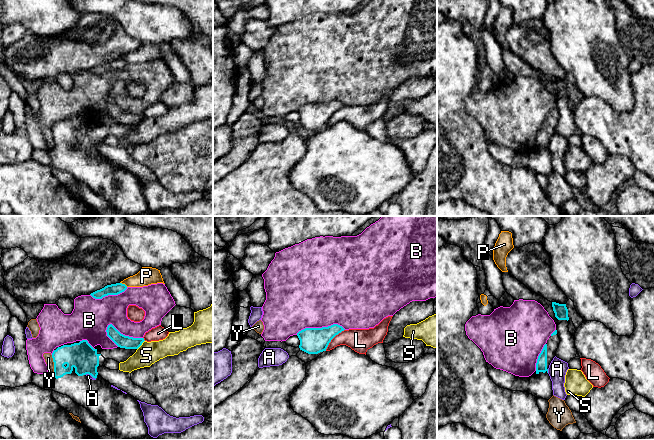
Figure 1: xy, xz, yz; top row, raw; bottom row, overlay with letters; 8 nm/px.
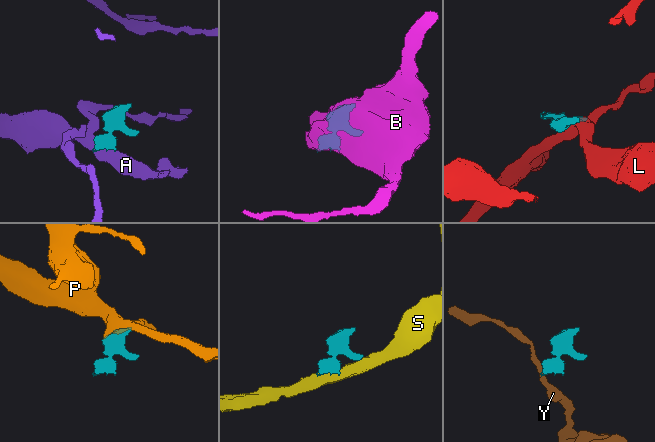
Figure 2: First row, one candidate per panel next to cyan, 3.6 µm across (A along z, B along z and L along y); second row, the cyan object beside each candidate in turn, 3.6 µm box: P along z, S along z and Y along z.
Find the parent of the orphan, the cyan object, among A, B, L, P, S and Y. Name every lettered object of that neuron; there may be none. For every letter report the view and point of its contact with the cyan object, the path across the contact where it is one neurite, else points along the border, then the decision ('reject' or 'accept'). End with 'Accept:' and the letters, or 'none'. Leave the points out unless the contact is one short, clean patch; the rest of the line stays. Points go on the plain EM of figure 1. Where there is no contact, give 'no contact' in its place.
A: contact yz (547, 147); border yz (547, 145), (548, 148); reject
B: contact xy (122, 110); reject
L: contact xz (332, 114); reject
P: contact xy (124, 60); border xy (120, 58), (127, 62); reject
S: contact xy (141, 120); border xy (144, 116), (137, 125); reject
Y: contact xy (54, 140); border xy (51, 131), (53, 149); reject
Accept: none

